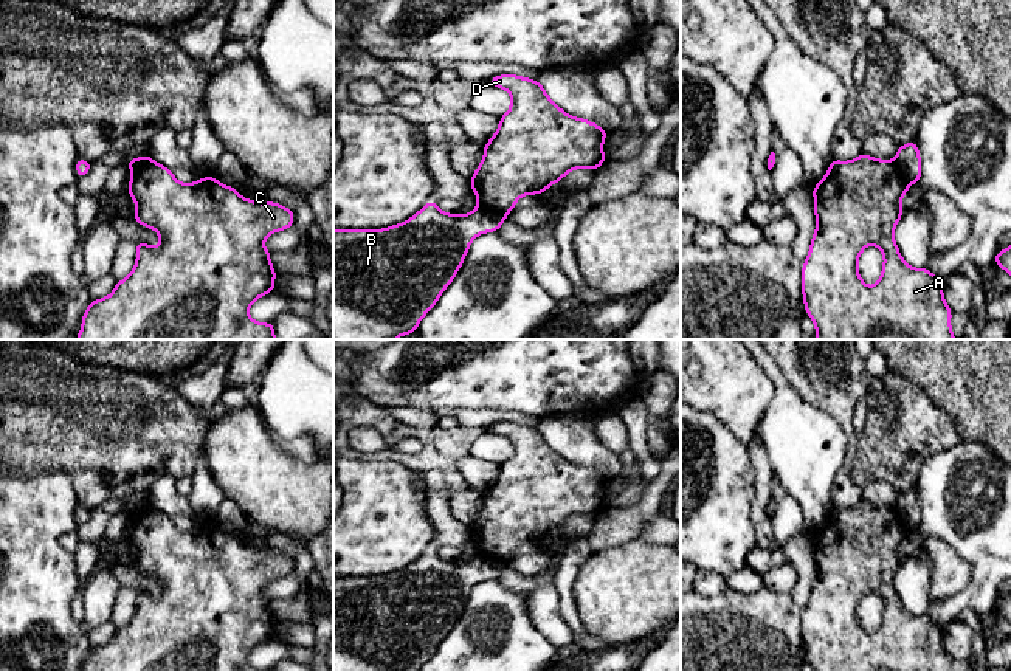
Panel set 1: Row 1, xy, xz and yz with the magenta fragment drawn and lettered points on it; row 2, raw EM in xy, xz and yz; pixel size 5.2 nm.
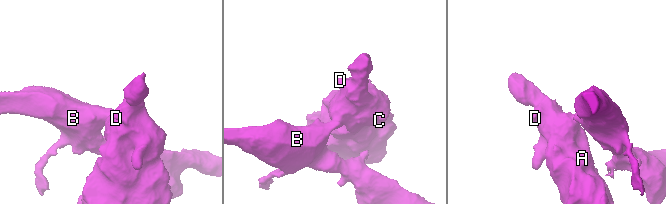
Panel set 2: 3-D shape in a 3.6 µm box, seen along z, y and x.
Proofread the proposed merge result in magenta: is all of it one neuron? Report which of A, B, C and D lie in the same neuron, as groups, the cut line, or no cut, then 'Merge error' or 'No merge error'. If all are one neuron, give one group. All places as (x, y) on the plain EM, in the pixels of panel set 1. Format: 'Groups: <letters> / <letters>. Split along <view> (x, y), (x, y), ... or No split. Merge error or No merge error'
Groups: A C D / B. Split along xz (478, 552), (504, 563). Merge error

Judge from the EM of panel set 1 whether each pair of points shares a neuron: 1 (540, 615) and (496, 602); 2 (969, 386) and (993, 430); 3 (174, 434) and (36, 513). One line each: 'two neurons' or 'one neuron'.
1: two neurons
2: one neuron
3: two neurons

